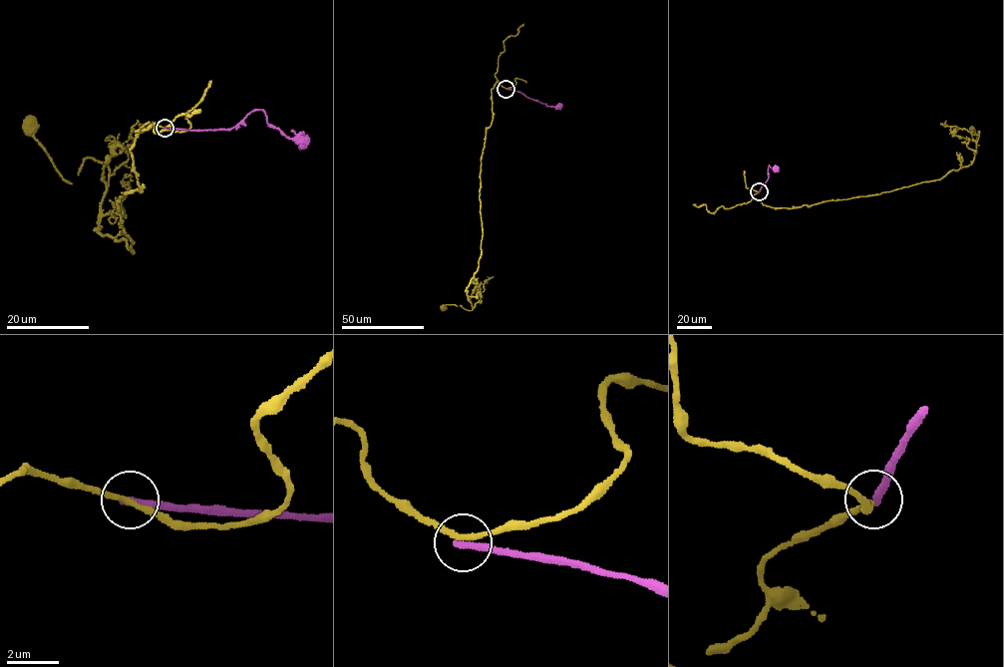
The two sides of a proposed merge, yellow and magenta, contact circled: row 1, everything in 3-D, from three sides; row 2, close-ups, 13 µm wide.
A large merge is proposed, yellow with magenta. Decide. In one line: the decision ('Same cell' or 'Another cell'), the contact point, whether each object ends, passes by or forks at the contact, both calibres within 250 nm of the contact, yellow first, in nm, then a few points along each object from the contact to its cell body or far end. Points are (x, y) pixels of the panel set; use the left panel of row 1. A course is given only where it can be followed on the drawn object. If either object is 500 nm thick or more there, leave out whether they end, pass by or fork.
Another cell. Place: (165, 128). At the ring yellow passes by. At the ring magenta ends. Thickness 200 nm (yellow) against 280 nm. Course of yellow: (166, 128), (130, 148), (134, 253), (99, 232), (108, 166), (86, 159), (67, 182), (32, 125). Course of magenta: (166, 128), (227, 130), (260, 109), (270, 125), (278, 127), (287, 137), (303, 138), (309, 142)

